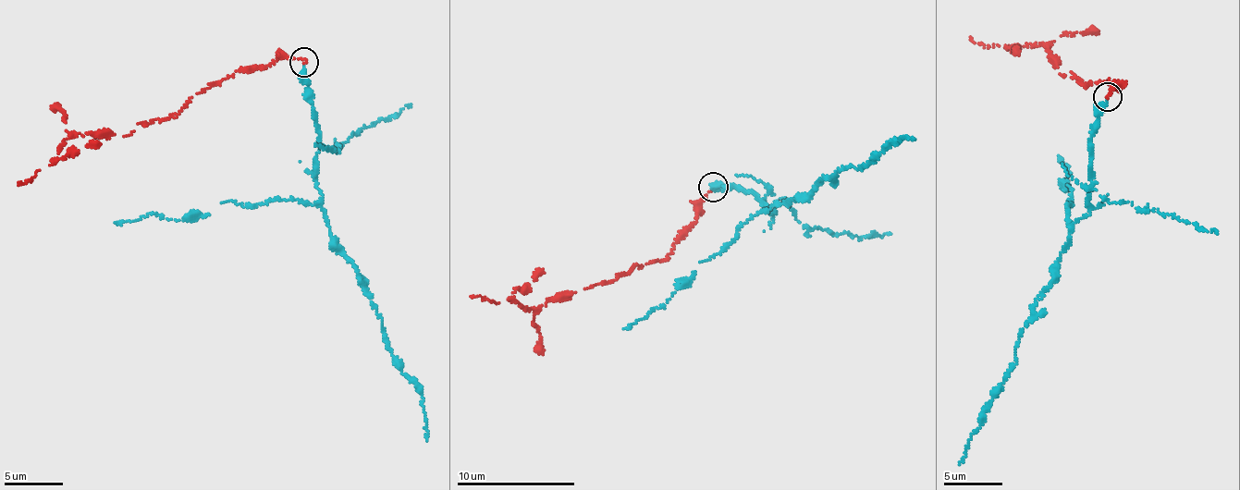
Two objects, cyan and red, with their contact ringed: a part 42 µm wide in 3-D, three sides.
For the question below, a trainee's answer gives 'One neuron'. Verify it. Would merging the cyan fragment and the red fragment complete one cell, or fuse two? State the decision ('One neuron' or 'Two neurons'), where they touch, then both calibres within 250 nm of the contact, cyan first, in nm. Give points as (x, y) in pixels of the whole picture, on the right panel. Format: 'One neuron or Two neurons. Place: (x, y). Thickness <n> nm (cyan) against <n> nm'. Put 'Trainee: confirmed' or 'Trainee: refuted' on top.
Trainee: refuted
Two neurons. Place: (1108, 97). Thickness 260 nm (cyan) against 200 nm

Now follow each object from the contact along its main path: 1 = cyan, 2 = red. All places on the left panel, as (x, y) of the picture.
1: (303, 63), (316, 121), (313, 180), (332, 242), (352, 263), (398, 367), (416, 385), (426, 440)
2: (303, 63), (282, 56), (248, 67), (128, 135), (64, 140), (50, 165), (18, 182)

